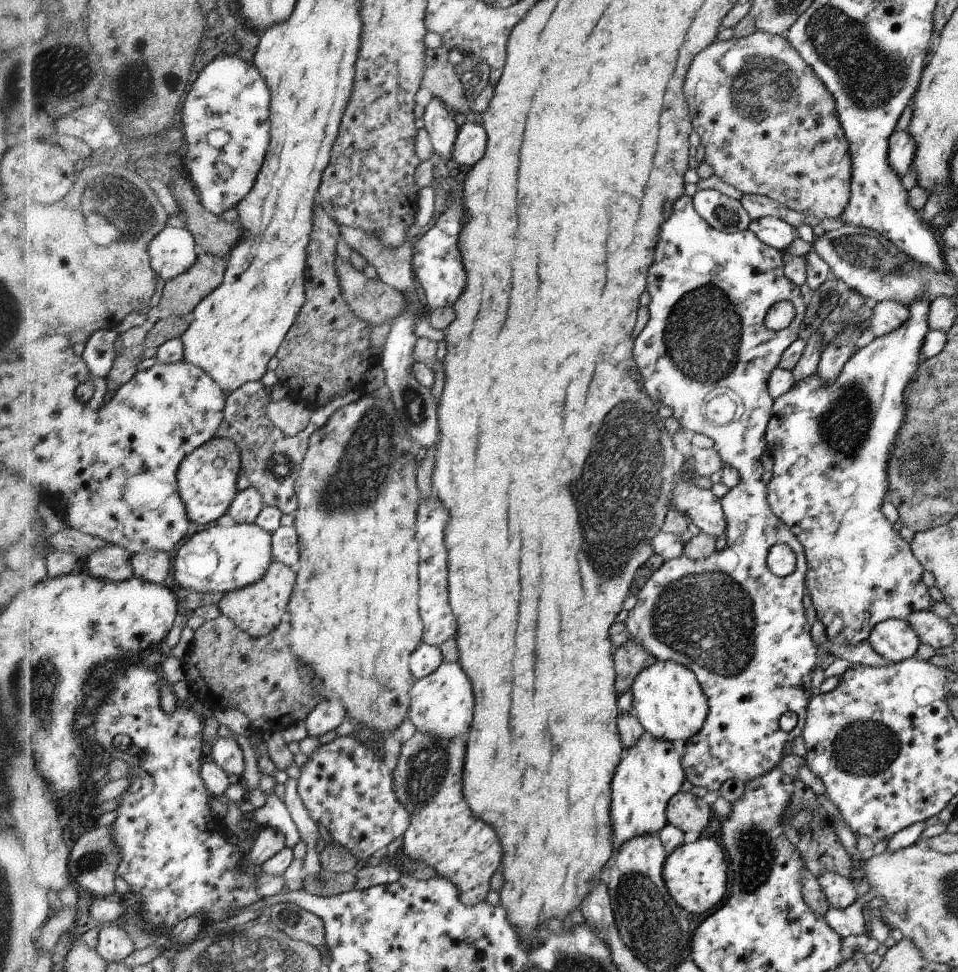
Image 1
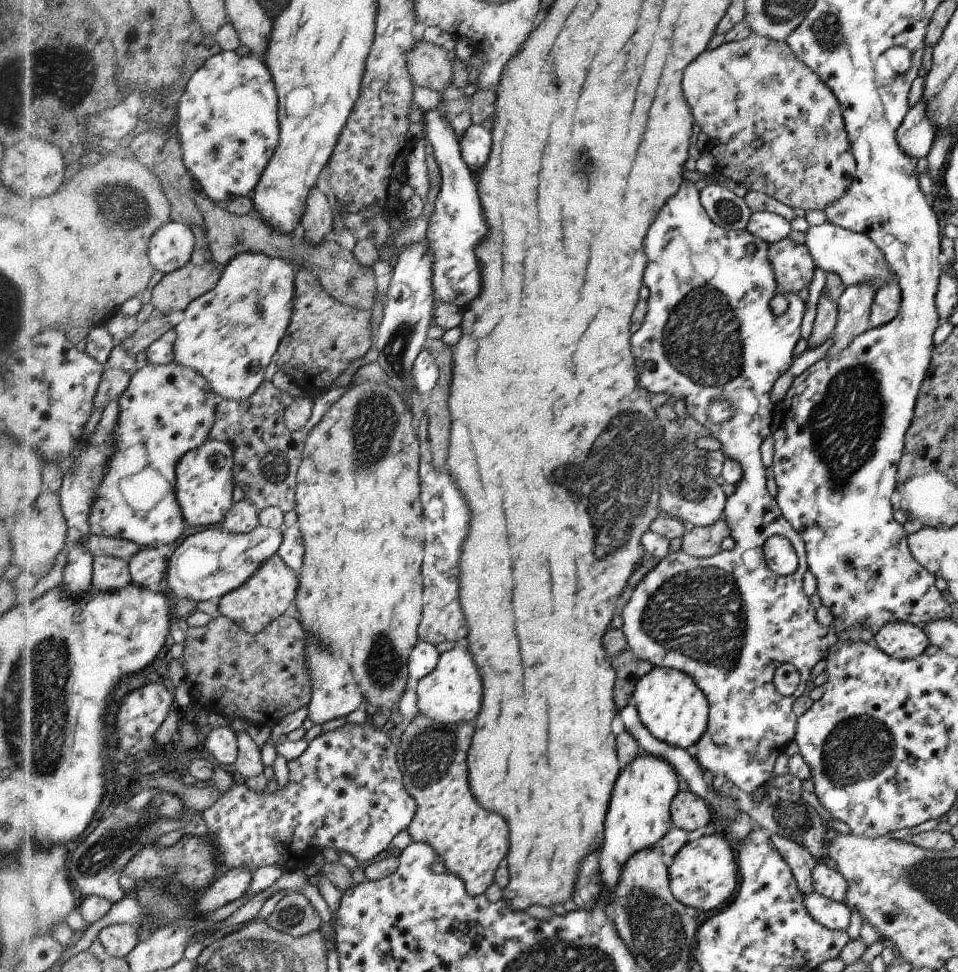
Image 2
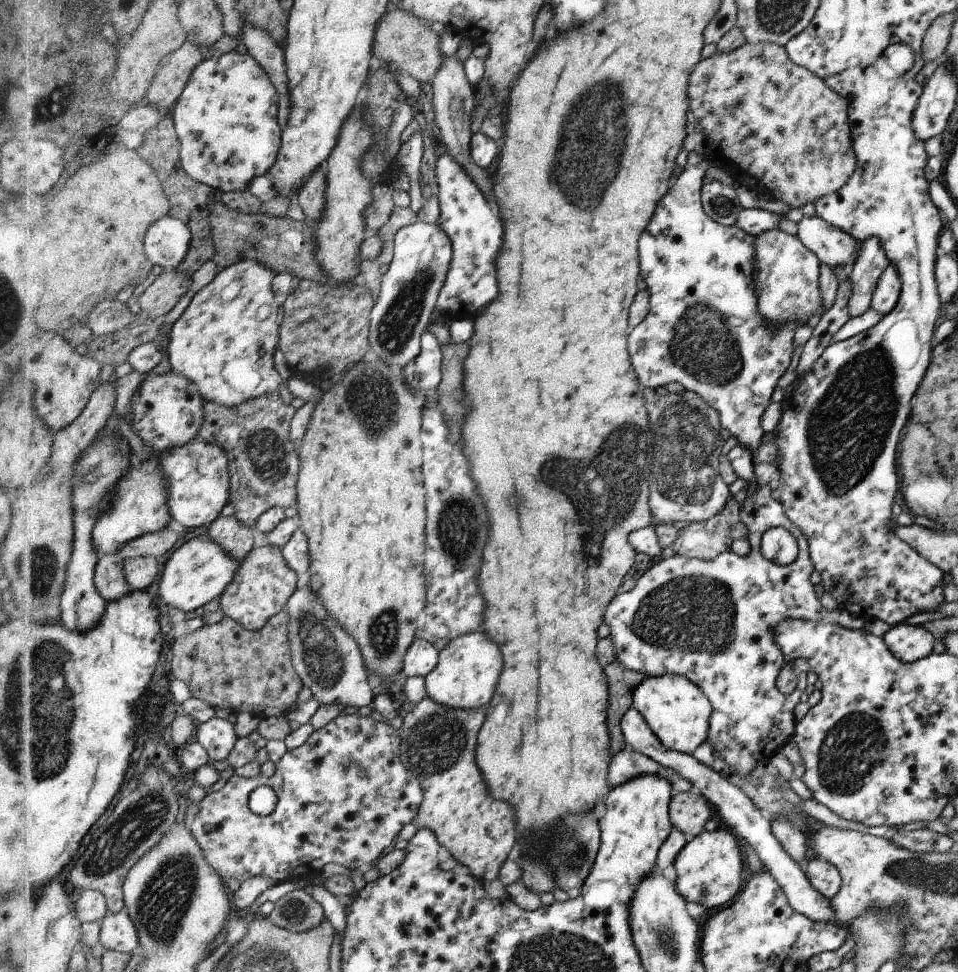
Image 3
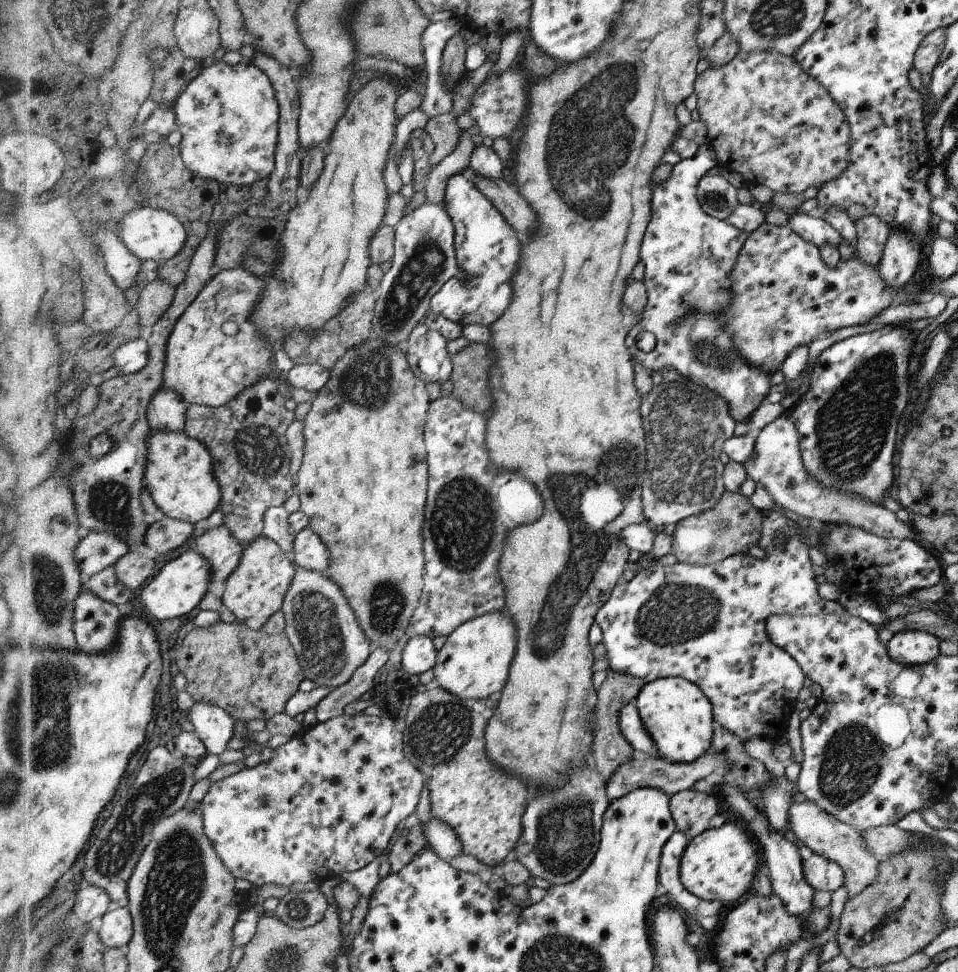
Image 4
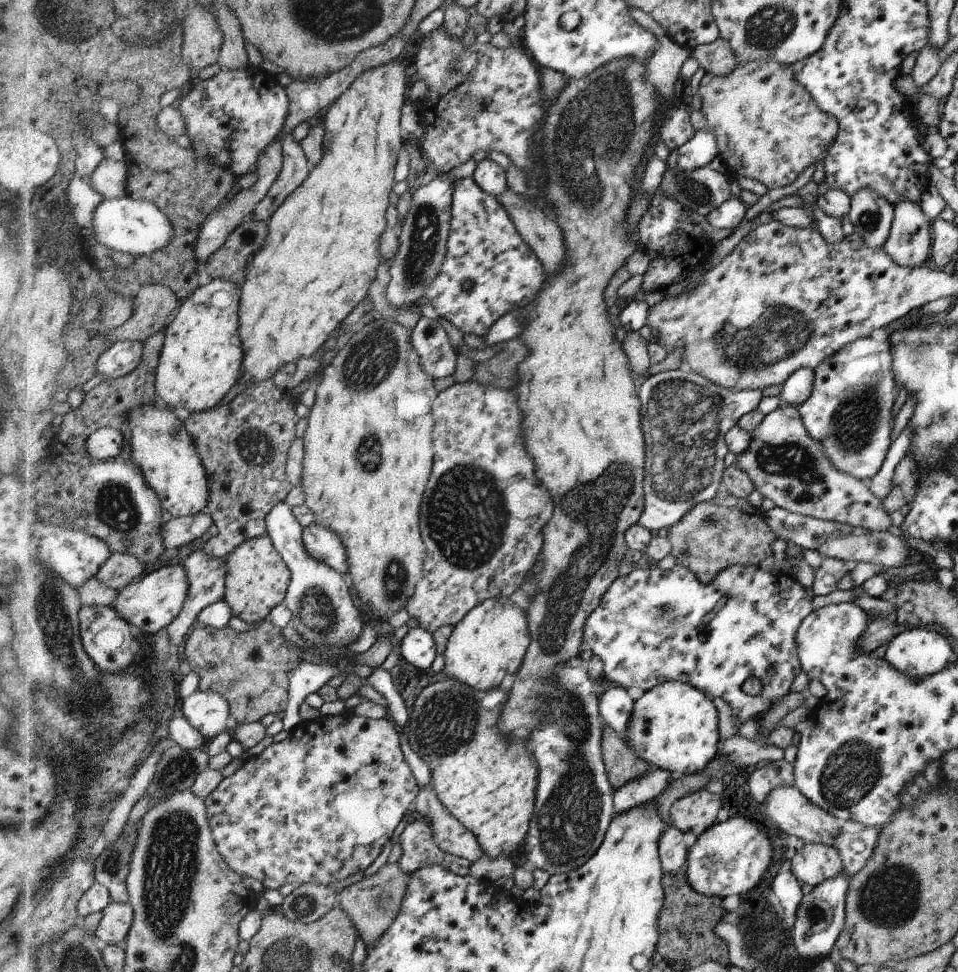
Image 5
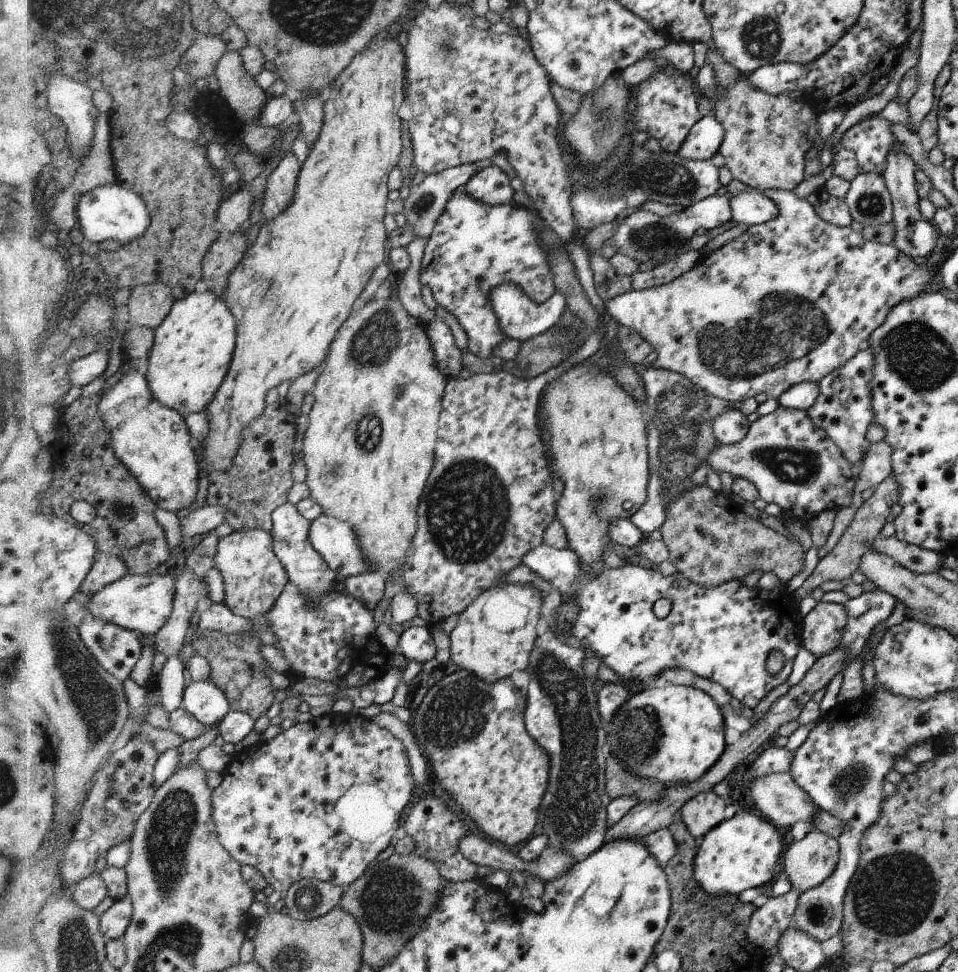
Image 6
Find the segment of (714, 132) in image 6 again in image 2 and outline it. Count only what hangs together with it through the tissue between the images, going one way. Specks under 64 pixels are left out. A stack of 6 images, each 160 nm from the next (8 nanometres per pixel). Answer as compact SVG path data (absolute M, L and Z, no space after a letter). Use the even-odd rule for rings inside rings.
M690 181L682 182L682 190L678 190L674 198L670 198L670 202L666 204L666 210L662 210L662 214L658 214L658 222L654 222L654 226L650 226L650 238L646 238L646 250L650 250L650 266L646 266L646 287L649 291L647 298L647 313L644 324L638 332L634 332L634 342L640 342L640 350L634 350L638 355L637 369L640 371L640 383L649 393L656 394L664 392L668 396L674 396L676 399L684 399L687 406L687 414L697 420L702 426L706 426L711 436L718 439L722 444L722 452L726 458L737 460L743 468L743 477L735 484L735 492L727 498L725 502L724 520L730 526L733 526L735 546L731 550L725 550L711 557L696 558L686 554L684 551L671 552L666 555L651 570L643 580L633 590L633 594L629 602L623 609L623 633L626 637L628 648L643 661L653 663L654 667L670 667L685 671L689 674L698 688L705 694L709 702L709 719L706 732L701 736L696 744L696 756L694 757L704 774L708 778L716 778L716 776L726 776L726 780L732 781L739 789L745 793L753 793L758 787L768 785L772 778L772 768L774 768L774 760L784 753L784 748L790 740L795 740L794 730L796 726L796 714L792 712L792 704L794 700L804 692L806 682L810 678L810 670L814 668L814 664L818 664L820 660L825 659L827 654L832 650L833 646L843 637L846 643L855 643L862 641L872 644L874 642L874 633L862 627L849 628L843 634L838 632L832 625L829 627L822 626L817 621L817 614L808 596L802 590L802 576L809 568L806 568L805 540L800 537L796 530L792 528L791 522L784 518L781 507L777 505L777 499L770 495L768 486L766 485L766 467L762 457L760 457L760 444L766 446L766 438L770 438L774 434L776 423L780 419L781 405L774 404L770 401L770 390L776 379L784 374L786 370L792 368L794 359L798 356L798 342L802 342L802 321L805 320L806 314L806 298L801 298L798 293L788 296L789 305L783 315L775 315L772 309L772 300L777 294L777 279L774 274L773 263L769 258L769 243L759 239L757 235L750 234L750 231L744 229L724 230L721 226L709 217L707 210L701 205L700 192L694 187ZM718 402L730 406L730 419L723 422L714 422L714 406L718 406ZM774 535L782 535L788 538L793 544L799 558L798 568L791 575L779 575L772 572L767 567L763 557L763 544ZM790 663L796 667L800 674L800 684L794 694L790 697L783 696L776 687L775 677L776 670L783 664Z

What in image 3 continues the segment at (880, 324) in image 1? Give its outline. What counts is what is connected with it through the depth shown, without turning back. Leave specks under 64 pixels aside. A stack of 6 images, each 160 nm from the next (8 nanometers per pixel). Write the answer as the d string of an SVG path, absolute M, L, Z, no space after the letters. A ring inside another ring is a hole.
M889 264L878 279L871 298L871 308L886 316L896 306L901 290L900 277L896 269Z

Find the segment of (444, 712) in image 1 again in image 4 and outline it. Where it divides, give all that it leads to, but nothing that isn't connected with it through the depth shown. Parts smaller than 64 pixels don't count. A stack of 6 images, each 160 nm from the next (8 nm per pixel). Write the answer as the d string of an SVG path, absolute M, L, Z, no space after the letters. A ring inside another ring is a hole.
M505 611L490 612L467 621L454 630L444 647L437 652L434 677L439 688L460 698L483 700L500 692L508 678L508 668L516 652L516 628Z

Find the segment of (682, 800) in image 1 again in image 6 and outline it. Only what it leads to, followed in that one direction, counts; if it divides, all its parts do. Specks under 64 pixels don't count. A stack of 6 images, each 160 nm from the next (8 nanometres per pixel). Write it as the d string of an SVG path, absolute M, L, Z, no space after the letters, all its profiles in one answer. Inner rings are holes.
M705 791L686 802L678 815L694 838L705 837L724 820L726 802L714 791Z

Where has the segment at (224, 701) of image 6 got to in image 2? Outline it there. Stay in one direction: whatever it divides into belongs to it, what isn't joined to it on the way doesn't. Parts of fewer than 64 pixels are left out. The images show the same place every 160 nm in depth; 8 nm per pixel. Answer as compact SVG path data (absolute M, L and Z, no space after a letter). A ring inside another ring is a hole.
M218 727L210 732L208 738L202 739L202 744L206 745L217 762L222 764L236 764L239 759L239 736L232 727Z

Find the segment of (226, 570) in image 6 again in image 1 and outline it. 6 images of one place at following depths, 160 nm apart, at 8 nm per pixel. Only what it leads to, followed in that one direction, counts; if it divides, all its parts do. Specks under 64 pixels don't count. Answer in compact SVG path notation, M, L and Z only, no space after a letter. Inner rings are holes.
M274 561L269 568L269 573L256 584L228 593L218 601L224 615L234 619L246 632L254 637L265 637L280 625L282 616L286 614L288 600L291 600L292 586L294 586L296 574L284 563Z

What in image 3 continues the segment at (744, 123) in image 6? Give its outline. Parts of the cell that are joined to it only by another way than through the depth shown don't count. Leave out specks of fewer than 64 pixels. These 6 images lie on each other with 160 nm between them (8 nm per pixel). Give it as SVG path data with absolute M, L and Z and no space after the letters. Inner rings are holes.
M746 41L742 46L729 53L716 52L706 59L702 59L702 66L690 74L690 108L695 120L702 126L706 136L704 142L704 160L712 165L722 166L732 175L736 186L745 185L757 193L767 193L772 199L786 202L792 209L803 207L806 202L814 202L826 195L837 193L853 176L852 170L856 168L854 148L852 148L851 126L849 124L849 102L842 95L834 92L817 74L806 67L798 66L789 57L785 47L779 44L764 41L751 43Z

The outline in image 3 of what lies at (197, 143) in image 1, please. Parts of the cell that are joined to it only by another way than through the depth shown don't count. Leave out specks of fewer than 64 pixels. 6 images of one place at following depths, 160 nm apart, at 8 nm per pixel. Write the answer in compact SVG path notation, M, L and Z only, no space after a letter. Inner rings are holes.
M232 51L224 53L219 58L211 57L204 60L204 62L193 72L192 78L184 91L184 94L180 97L173 111L174 120L177 126L179 137L181 138L181 155L184 166L187 172L196 181L200 181L210 185L217 190L218 193L230 192L237 190L246 190L253 184L255 178L268 175L274 162L276 162L277 154L281 148L281 125L277 118L278 112L280 112L280 98L278 91L273 85L273 81L270 78L270 73L262 66L262 63L252 54Z

